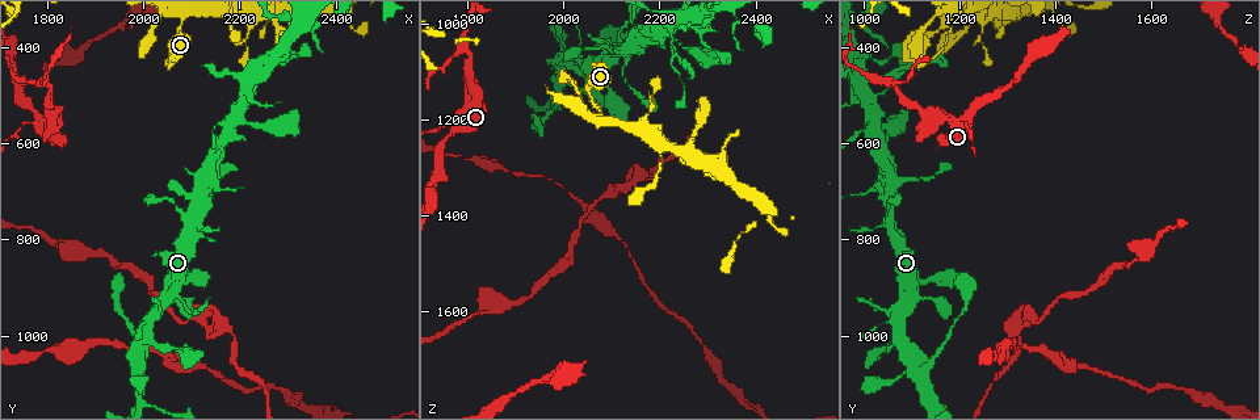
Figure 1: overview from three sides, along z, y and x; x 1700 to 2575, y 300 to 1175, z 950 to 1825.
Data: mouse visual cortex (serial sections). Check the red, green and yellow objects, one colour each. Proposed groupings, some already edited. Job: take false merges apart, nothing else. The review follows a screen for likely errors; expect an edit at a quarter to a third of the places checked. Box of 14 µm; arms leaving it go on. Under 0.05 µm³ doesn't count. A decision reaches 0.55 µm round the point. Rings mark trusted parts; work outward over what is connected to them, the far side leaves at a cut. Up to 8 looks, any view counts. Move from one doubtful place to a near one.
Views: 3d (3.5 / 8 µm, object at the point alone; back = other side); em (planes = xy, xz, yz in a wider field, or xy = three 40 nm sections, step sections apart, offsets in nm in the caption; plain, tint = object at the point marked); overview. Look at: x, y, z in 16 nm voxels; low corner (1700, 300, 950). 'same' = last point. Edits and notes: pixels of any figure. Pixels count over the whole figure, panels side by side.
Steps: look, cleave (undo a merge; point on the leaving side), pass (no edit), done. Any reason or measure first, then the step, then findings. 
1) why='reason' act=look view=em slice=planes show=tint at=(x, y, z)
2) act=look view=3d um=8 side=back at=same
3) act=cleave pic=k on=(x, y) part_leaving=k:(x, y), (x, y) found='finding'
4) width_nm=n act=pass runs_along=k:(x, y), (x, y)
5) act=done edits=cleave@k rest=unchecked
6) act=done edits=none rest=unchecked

why='four or more arms meet' act=look view=3d um=3.5 side=back at=(2120, 695, 1050)

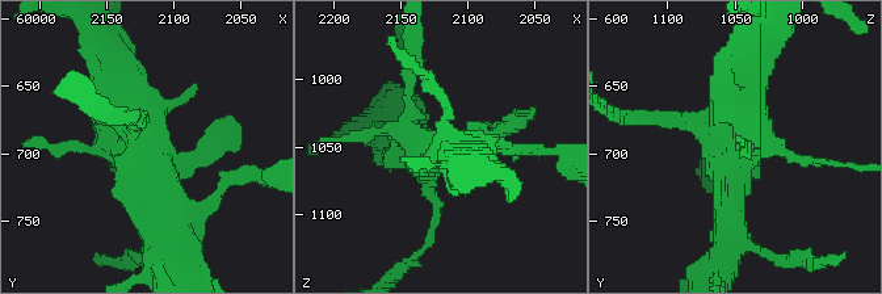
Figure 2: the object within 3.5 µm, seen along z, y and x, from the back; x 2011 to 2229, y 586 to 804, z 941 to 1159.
act=look view=em slice=xy step=5 show=tint at=(2124, 696, 1058)

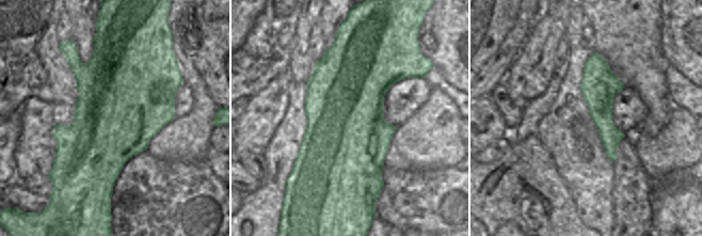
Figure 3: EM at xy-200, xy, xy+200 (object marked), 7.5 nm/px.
act=pass runs_along=3:(595, 56), (612, 157) found='all the same cell'

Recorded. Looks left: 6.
why='four arms meet' act=look view=3d um=3.5 at=(1765, 555, 1210)

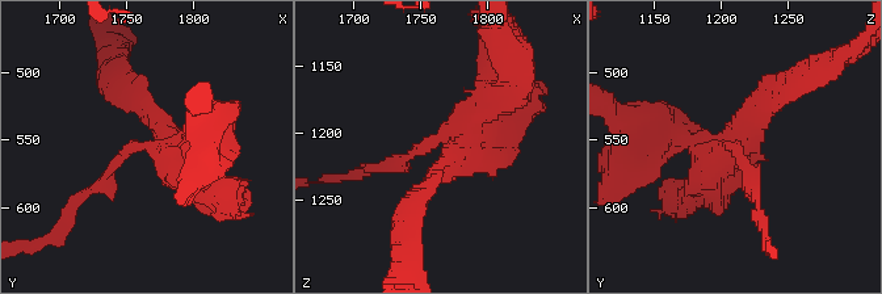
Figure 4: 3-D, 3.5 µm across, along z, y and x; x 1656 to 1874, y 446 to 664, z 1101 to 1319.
act=look view=em slice=planes show=tint at=(1758, 552, 1208)

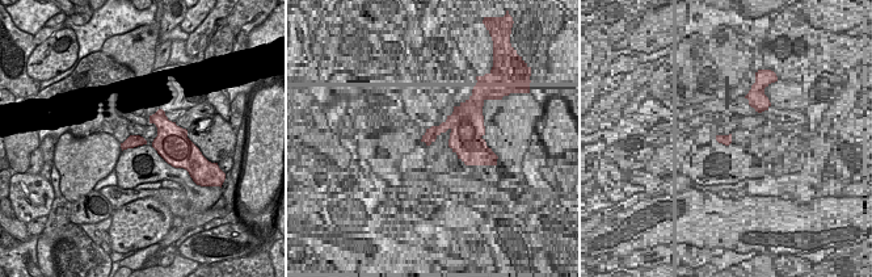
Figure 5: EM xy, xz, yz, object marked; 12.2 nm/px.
act=cleave pic=4 on=(673, 120) found='two cells meet here'

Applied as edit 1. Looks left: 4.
act=look view=overview

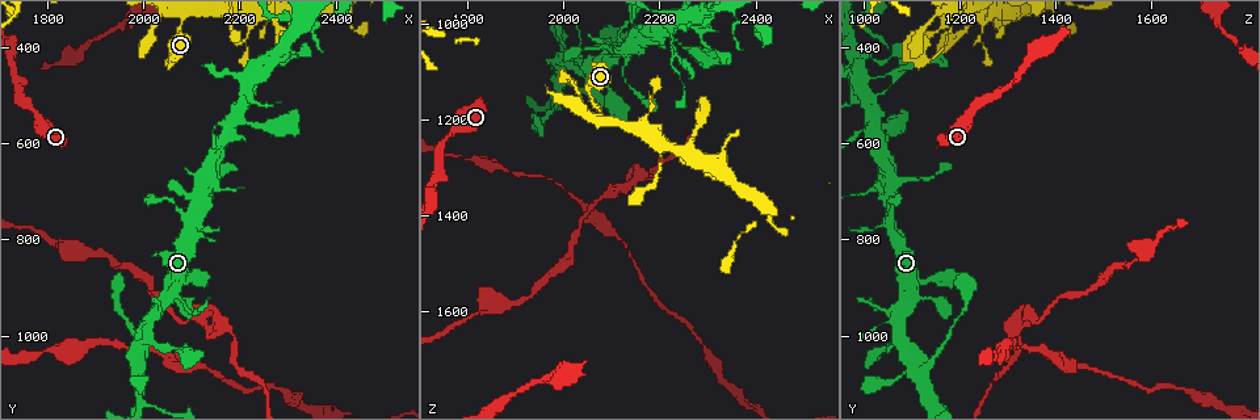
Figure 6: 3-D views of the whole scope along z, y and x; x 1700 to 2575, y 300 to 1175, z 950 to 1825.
why='two arms at a narrow angle' act=look view=3d um=8 at=(2225, 450, 1065)

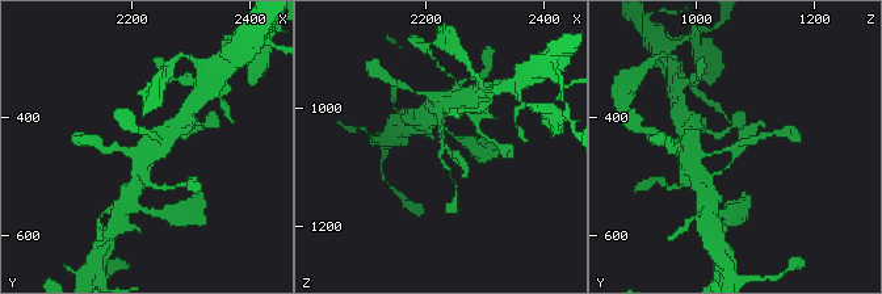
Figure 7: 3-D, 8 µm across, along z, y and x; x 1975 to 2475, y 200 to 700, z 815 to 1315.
why='closer look' act=look view=3d um=3.5 at=(2225, 450, 1065)

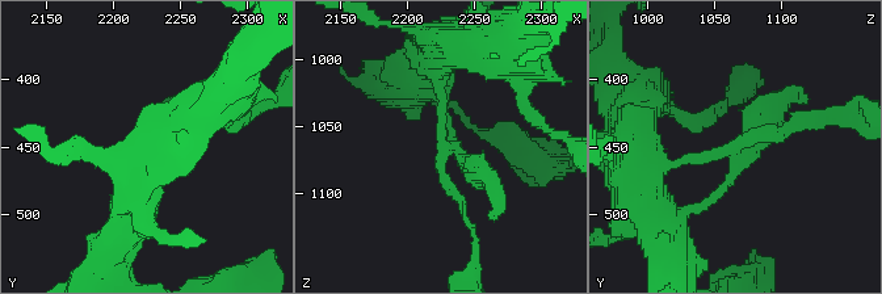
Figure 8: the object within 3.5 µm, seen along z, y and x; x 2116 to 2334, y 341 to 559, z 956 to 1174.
act=pass runs_along=8:(642, 185), (659, 164), (743, 152), (777, 104) found='one cell here'

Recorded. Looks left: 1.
act=done edits=cleave@4 rest=unchecked

